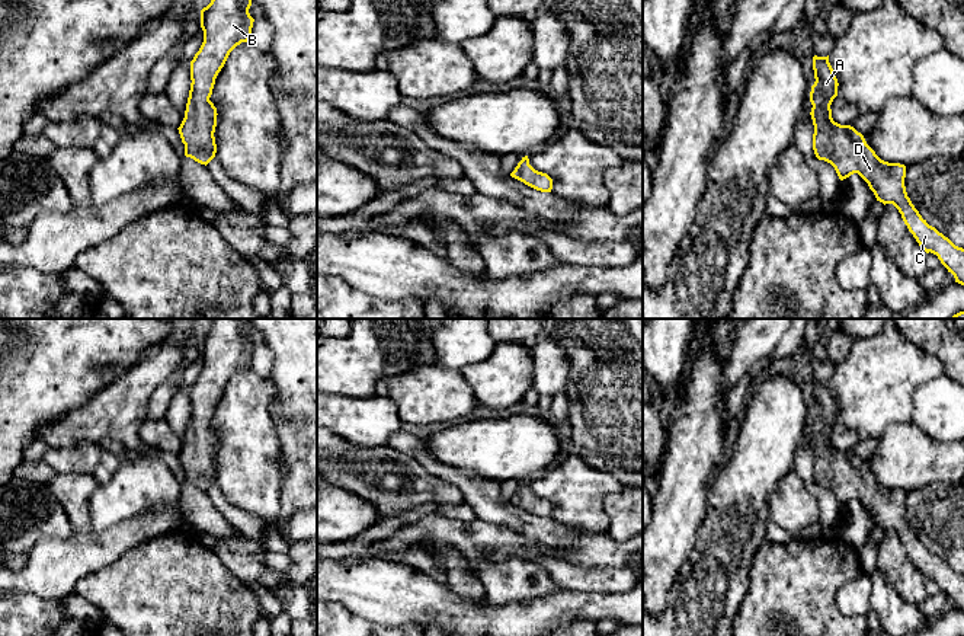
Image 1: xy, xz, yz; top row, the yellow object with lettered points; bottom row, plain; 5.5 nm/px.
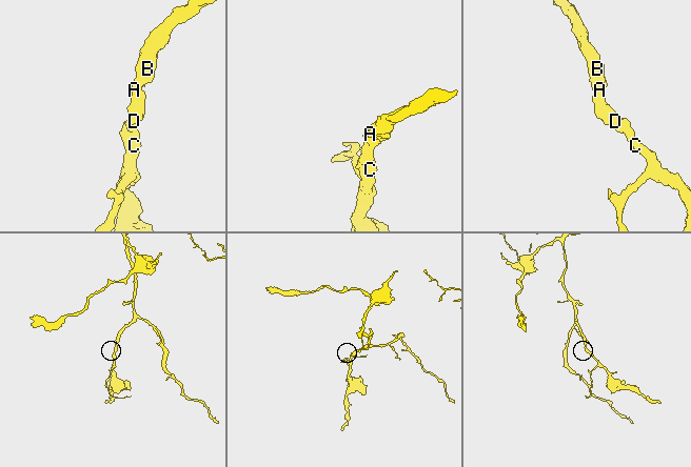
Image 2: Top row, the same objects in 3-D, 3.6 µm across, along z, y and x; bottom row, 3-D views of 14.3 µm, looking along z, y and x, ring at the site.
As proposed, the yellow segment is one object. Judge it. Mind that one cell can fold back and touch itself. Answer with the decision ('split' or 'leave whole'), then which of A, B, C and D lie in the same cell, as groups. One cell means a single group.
leave whole; A B C D

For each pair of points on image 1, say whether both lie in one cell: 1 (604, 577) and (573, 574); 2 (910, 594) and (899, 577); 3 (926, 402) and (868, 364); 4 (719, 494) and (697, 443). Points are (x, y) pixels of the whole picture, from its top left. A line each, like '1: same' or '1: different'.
1: same
2: same
3: different
4: different

